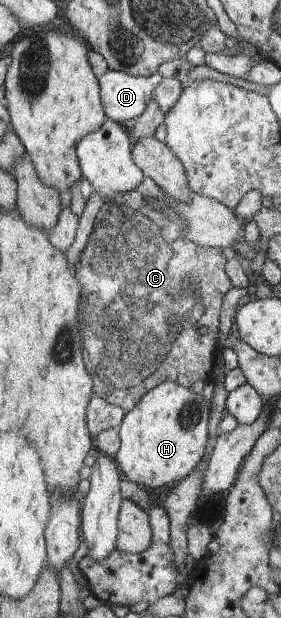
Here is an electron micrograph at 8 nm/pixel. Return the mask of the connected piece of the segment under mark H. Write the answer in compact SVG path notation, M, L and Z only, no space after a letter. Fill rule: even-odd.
M165 380L161 385L149 390L132 410L127 411L121 426L121 447L116 456L124 478L150 488L172 487L174 482L183 481L207 454L210 437L211 406L202 391L194 392L173 380Z

